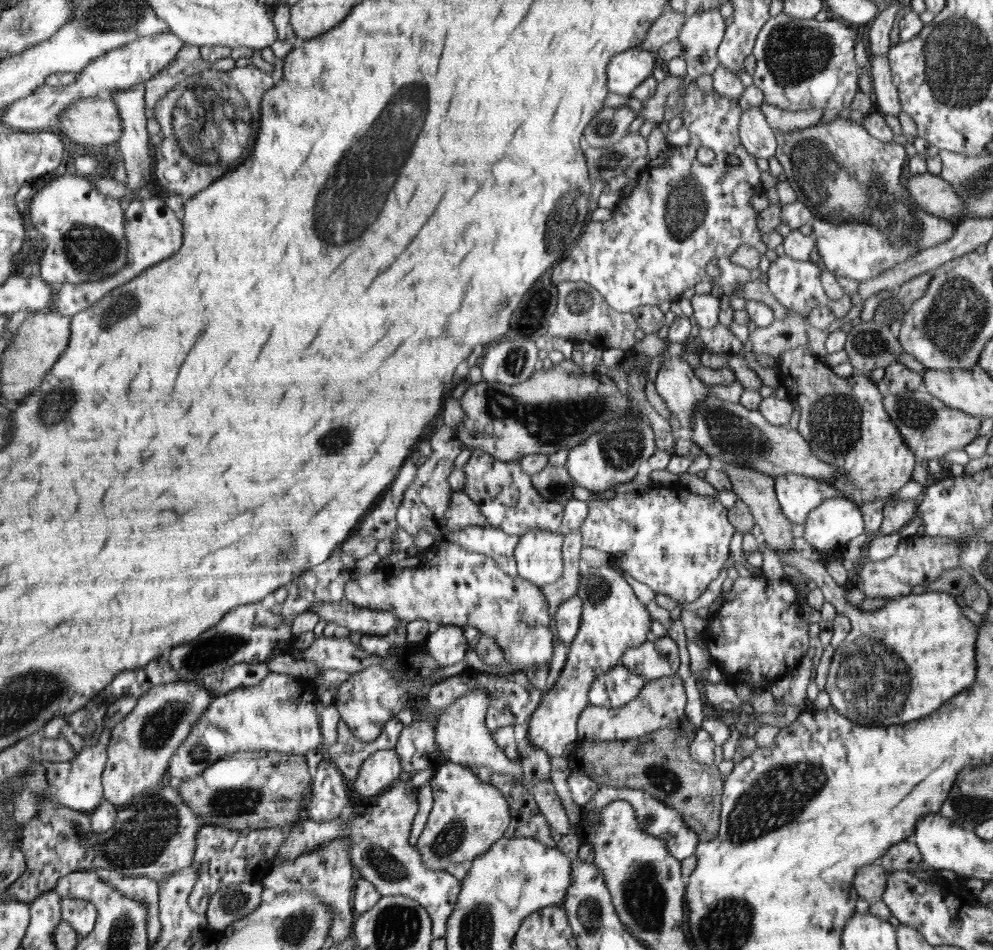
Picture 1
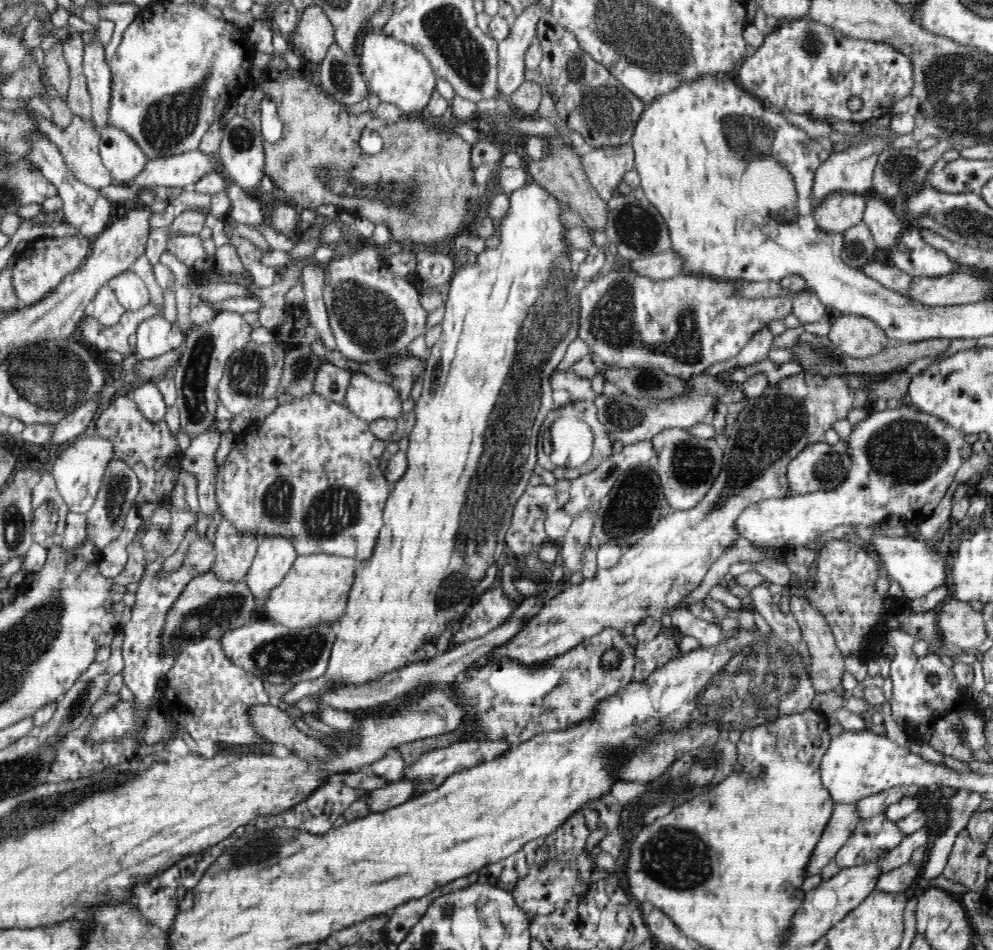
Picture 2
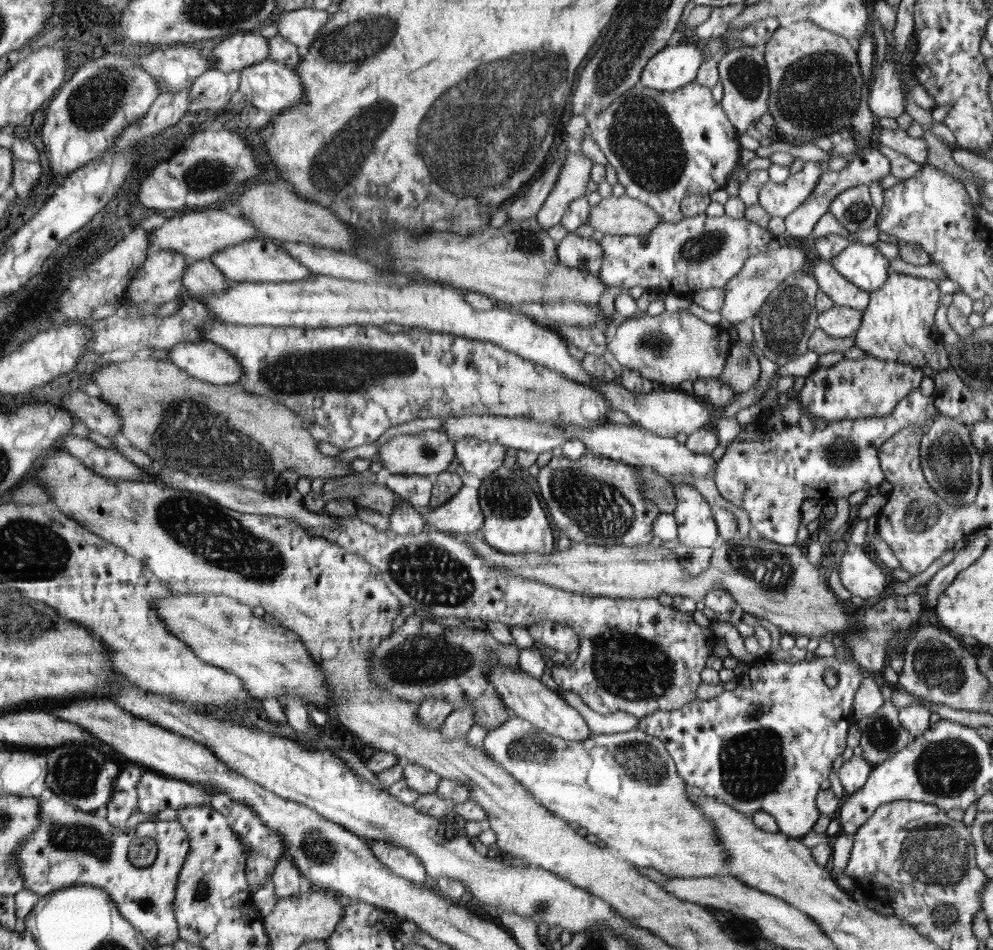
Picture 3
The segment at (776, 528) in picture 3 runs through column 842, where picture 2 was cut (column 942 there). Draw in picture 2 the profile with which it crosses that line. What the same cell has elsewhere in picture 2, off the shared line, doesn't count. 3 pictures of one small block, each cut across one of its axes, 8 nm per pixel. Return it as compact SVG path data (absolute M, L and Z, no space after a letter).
M905 404L897 409L871 410L852 429L849 440L840 443L845 446L851 468L839 488L755 503L738 516L738 536L772 554L783 546L816 545L824 532L841 524L874 526L891 515L918 523L932 515L962 464L973 455L973 446L966 442L964 433Z

